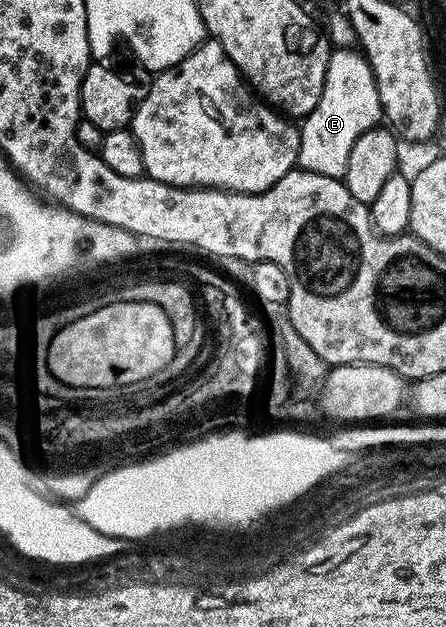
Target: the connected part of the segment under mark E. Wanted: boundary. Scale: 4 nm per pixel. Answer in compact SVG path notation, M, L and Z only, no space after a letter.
M354 48L331 49L320 104L300 122L298 166L320 176L345 179L352 144L356 144L364 132L375 129L383 118L380 92L370 61Z

